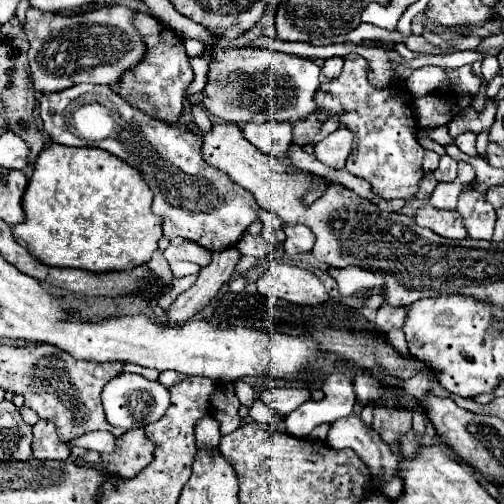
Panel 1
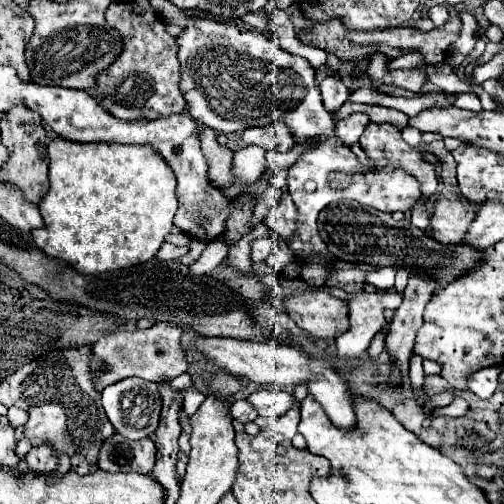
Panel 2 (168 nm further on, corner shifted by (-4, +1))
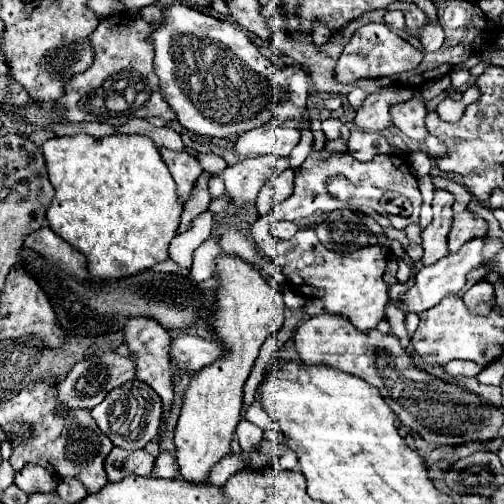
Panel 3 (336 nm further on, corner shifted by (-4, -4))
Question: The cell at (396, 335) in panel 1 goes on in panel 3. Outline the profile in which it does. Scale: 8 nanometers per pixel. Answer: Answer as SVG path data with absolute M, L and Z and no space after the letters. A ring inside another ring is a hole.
M454 360L454 362L448 362L448 364L446 364L446 370L448 370L448 374L452 374L452 376L478 376L484 368L480 368L478 364L472 364L472 362Z

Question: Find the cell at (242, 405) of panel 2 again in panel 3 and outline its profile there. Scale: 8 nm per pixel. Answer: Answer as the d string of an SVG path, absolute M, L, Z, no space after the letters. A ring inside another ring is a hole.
M242 420L236 428L236 436L238 436L238 442L240 442L240 448L246 452L246 454L252 454L258 450L258 444L262 440L262 430L256 428L254 424L250 424L248 420Z

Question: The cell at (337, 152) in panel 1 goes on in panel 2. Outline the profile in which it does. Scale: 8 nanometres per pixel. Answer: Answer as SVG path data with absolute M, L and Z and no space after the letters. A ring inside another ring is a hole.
M352 113L350 117L342 119L336 123L336 137L346 145L346 147L352 147L354 143L358 143L364 127L368 125L368 115L364 113Z

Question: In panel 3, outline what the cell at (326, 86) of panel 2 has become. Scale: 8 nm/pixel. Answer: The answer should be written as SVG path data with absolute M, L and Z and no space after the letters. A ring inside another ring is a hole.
M326 118L322 122L322 130L326 134L326 142L332 142L332 140L340 138L340 126L342 126L342 122L340 120L332 120L332 118Z

